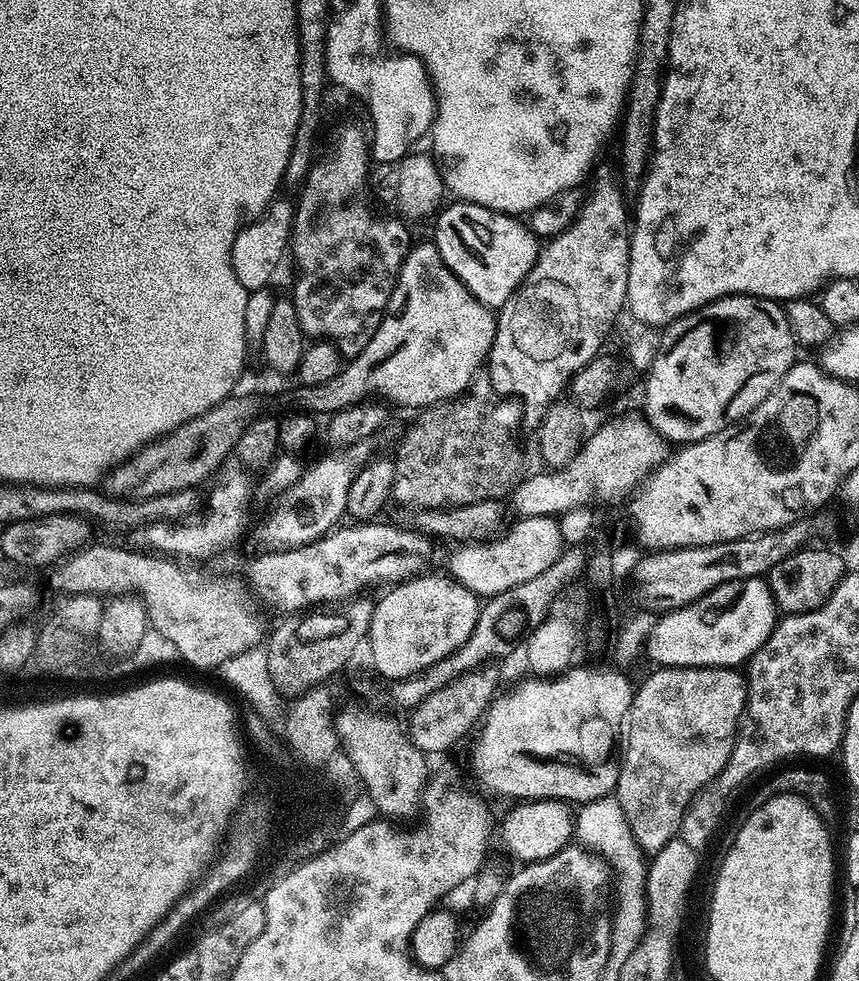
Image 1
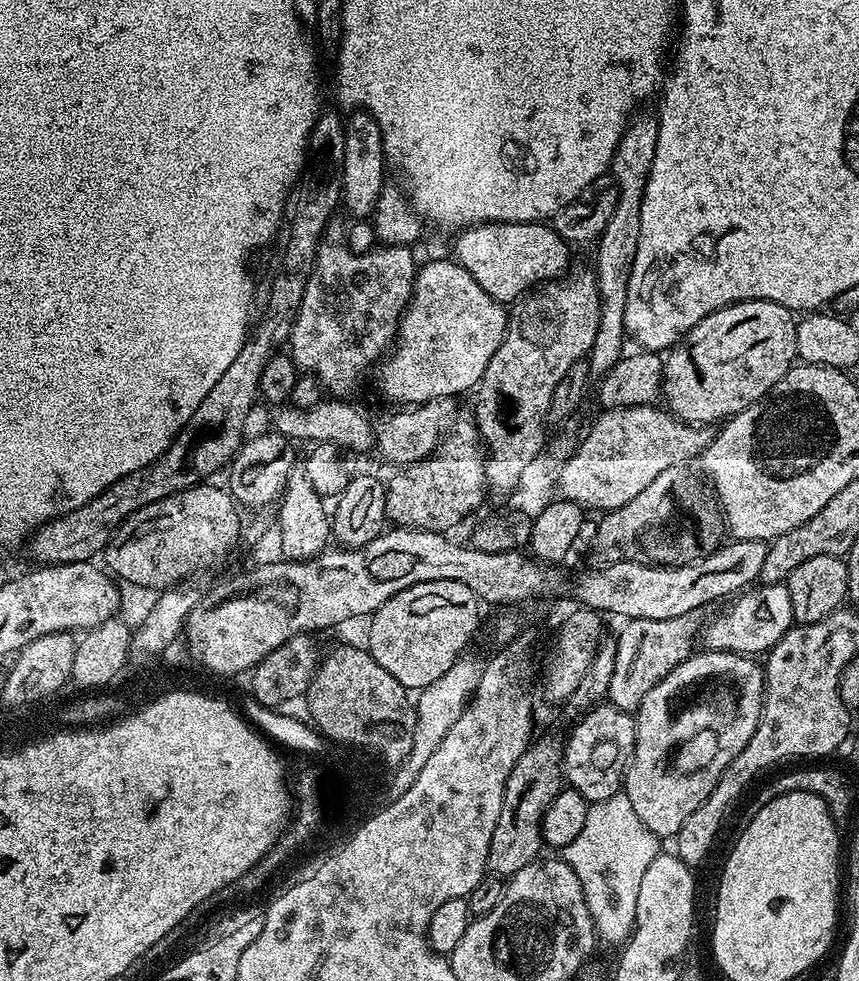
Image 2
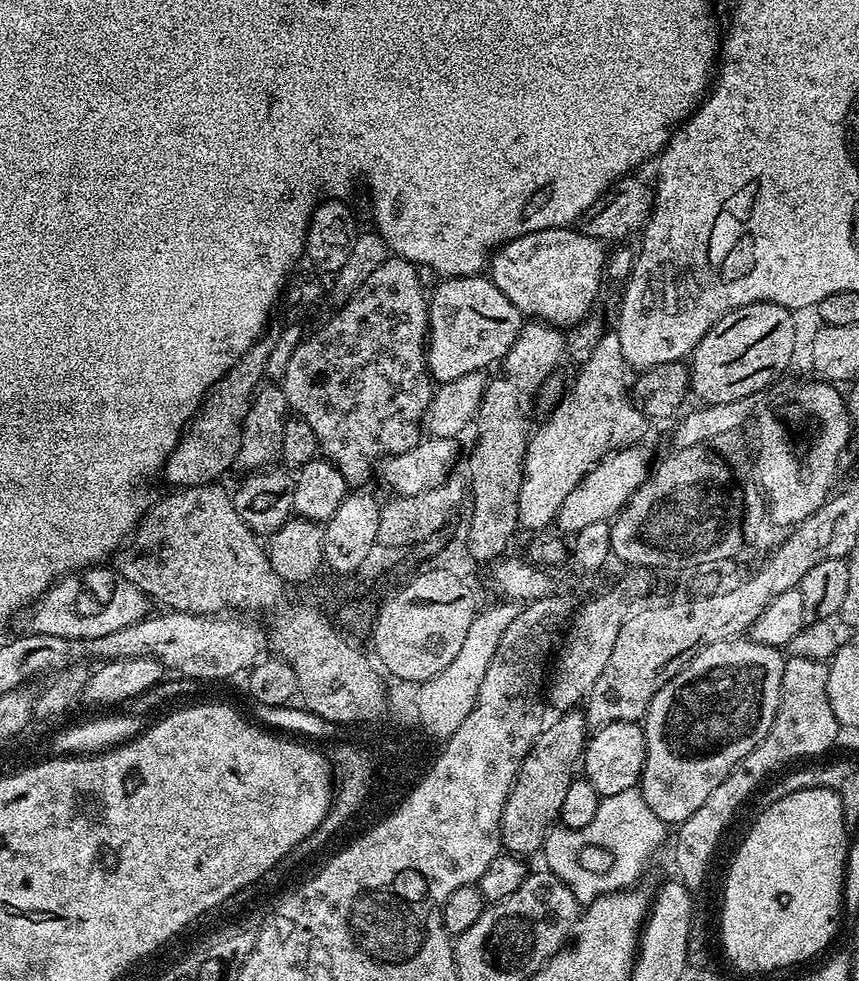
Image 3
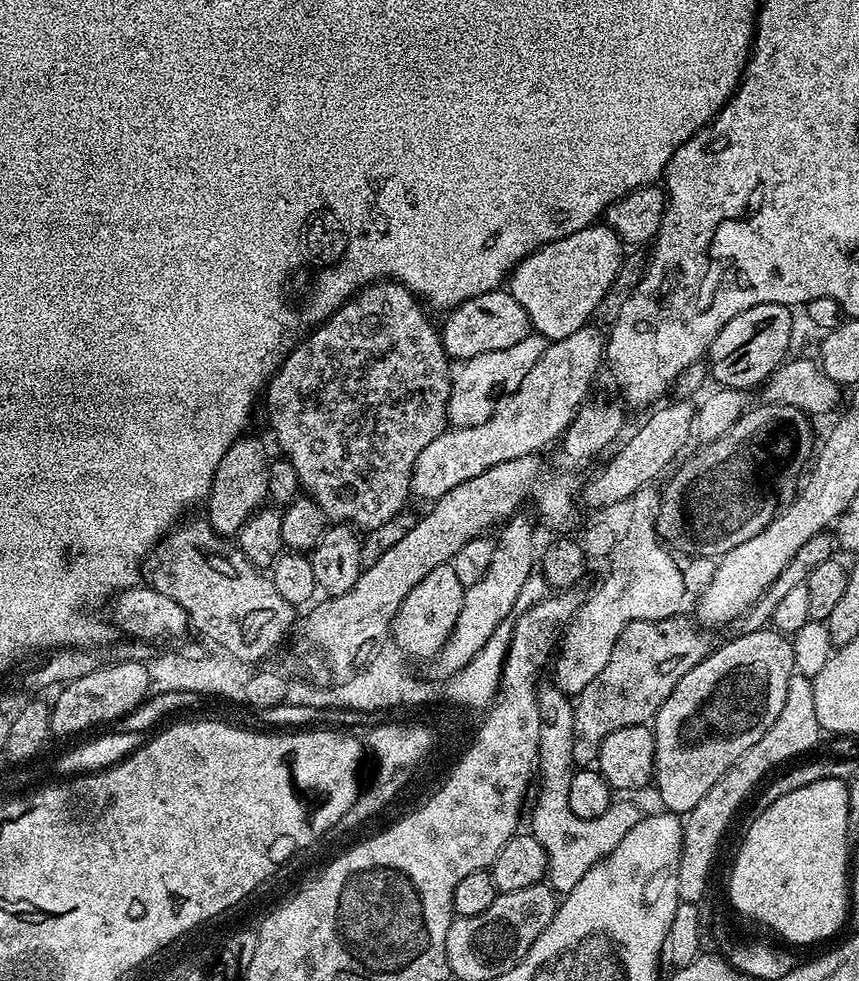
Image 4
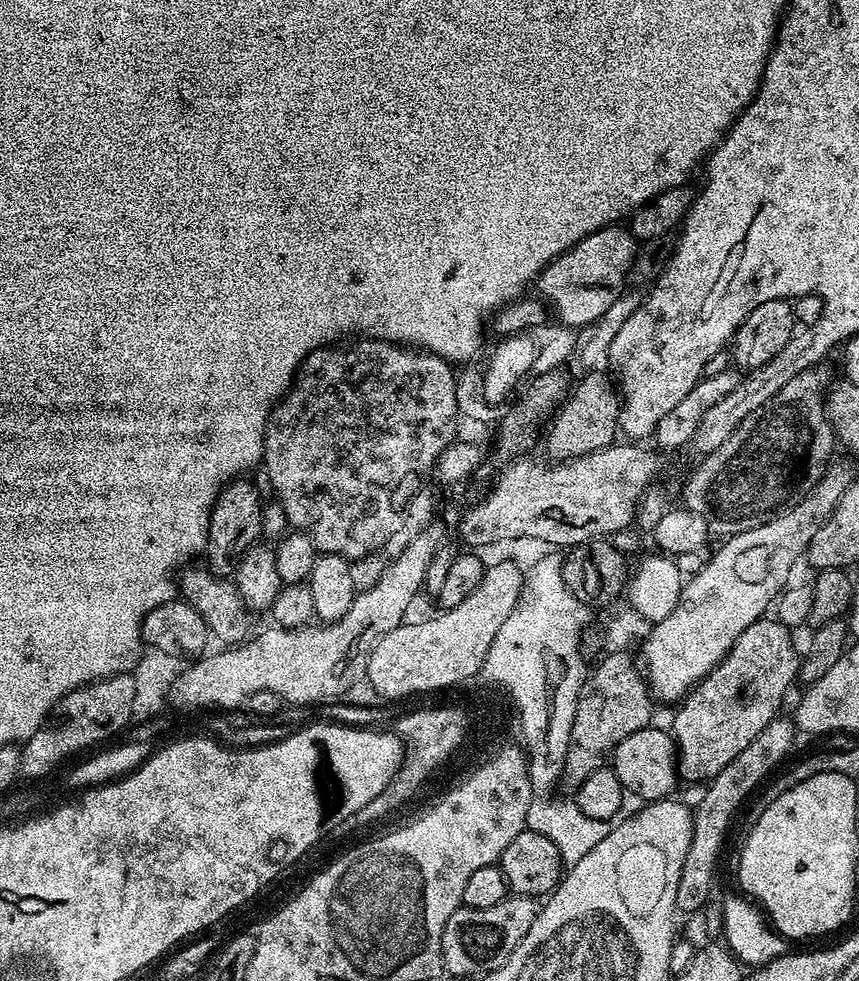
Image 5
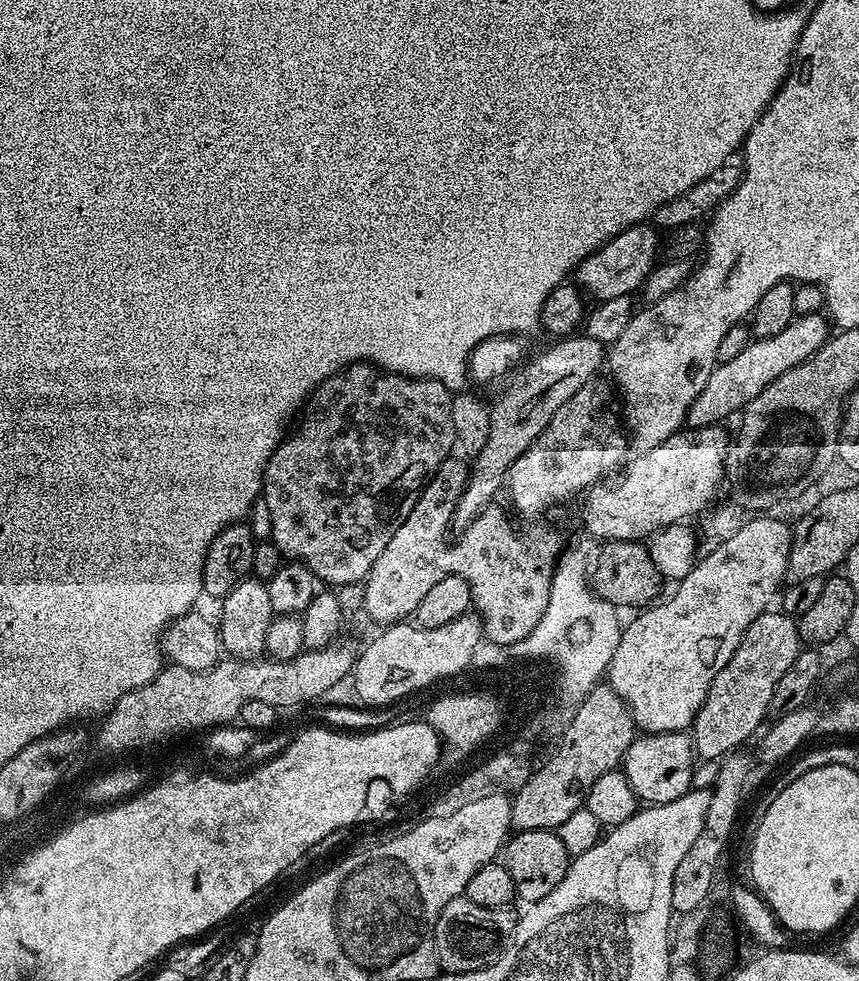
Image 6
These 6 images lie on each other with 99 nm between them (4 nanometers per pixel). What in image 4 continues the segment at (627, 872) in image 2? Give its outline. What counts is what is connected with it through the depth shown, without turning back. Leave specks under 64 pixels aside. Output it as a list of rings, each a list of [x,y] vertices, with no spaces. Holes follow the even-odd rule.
[[[541,687],[538,692],[540,703],[540,754],[538,757],[538,784],[536,805],[532,808],[531,835],[542,842],[548,855],[547,883],[557,893],[566,894],[582,882],[582,878],[600,860],[605,860],[622,842],[624,835],[642,818],[631,799],[620,798],[598,818],[578,818],[568,805],[568,778],[574,768],[572,759],[572,735],[574,734],[573,701],[559,688]]]

